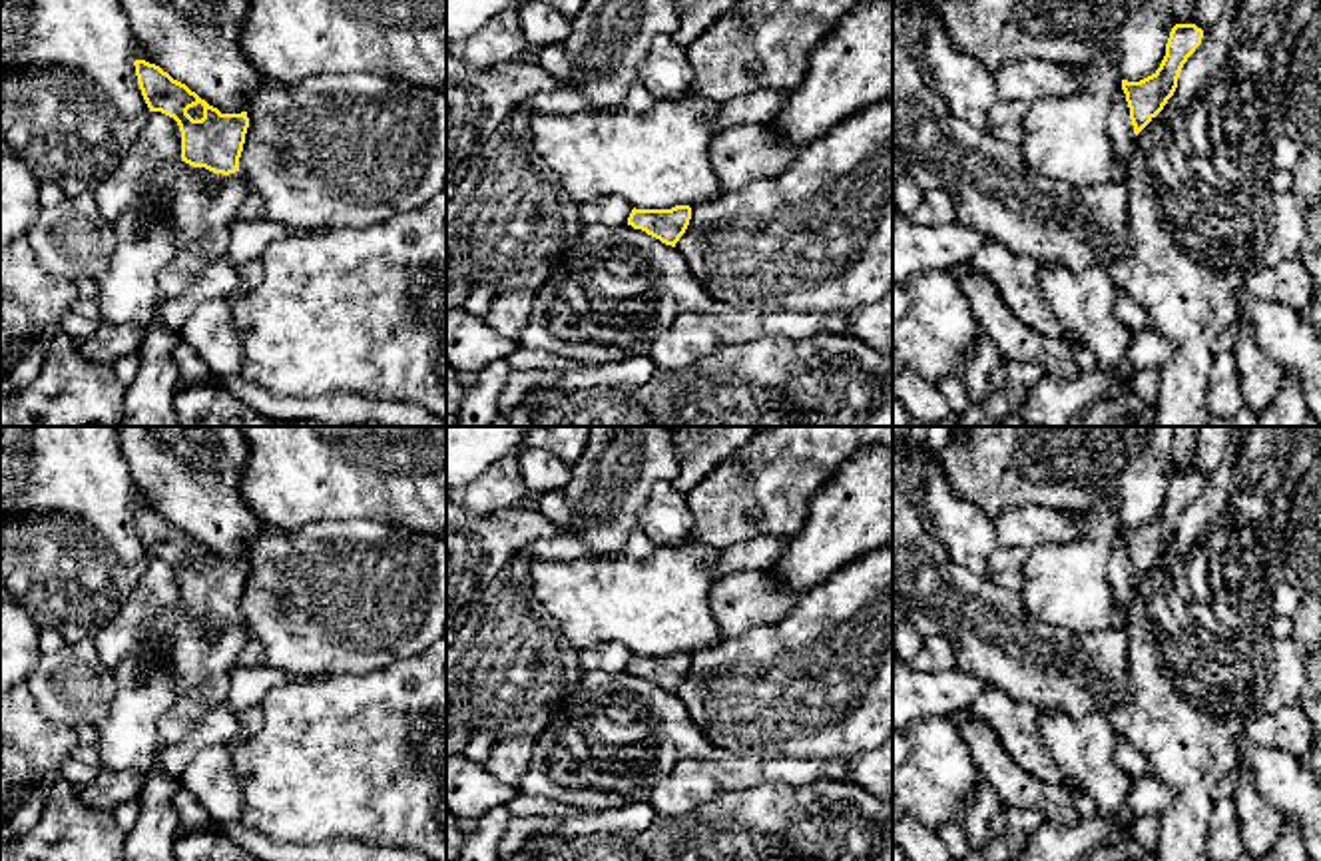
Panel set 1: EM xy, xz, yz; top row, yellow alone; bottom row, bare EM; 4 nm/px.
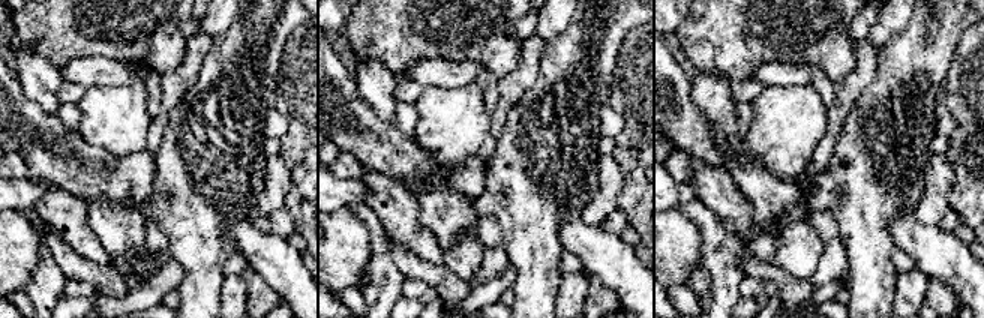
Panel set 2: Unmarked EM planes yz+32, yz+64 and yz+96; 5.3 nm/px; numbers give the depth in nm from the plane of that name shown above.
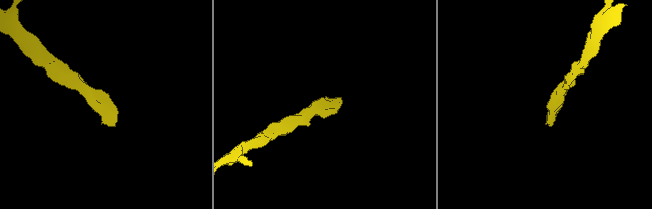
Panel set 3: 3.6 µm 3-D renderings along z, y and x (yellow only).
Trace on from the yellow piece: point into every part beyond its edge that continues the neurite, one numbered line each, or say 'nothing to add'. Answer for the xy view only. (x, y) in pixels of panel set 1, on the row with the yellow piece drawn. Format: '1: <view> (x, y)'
1: xy (212, 180)

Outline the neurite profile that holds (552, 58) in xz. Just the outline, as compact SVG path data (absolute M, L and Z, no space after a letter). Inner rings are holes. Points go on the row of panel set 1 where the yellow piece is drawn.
M564 44L540 48L536 64L560 80L566 80L570 74L570 64Z

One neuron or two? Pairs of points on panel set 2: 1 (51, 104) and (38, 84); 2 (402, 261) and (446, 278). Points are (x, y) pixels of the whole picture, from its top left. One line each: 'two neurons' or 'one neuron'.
1: one neuron
2: one neuron

